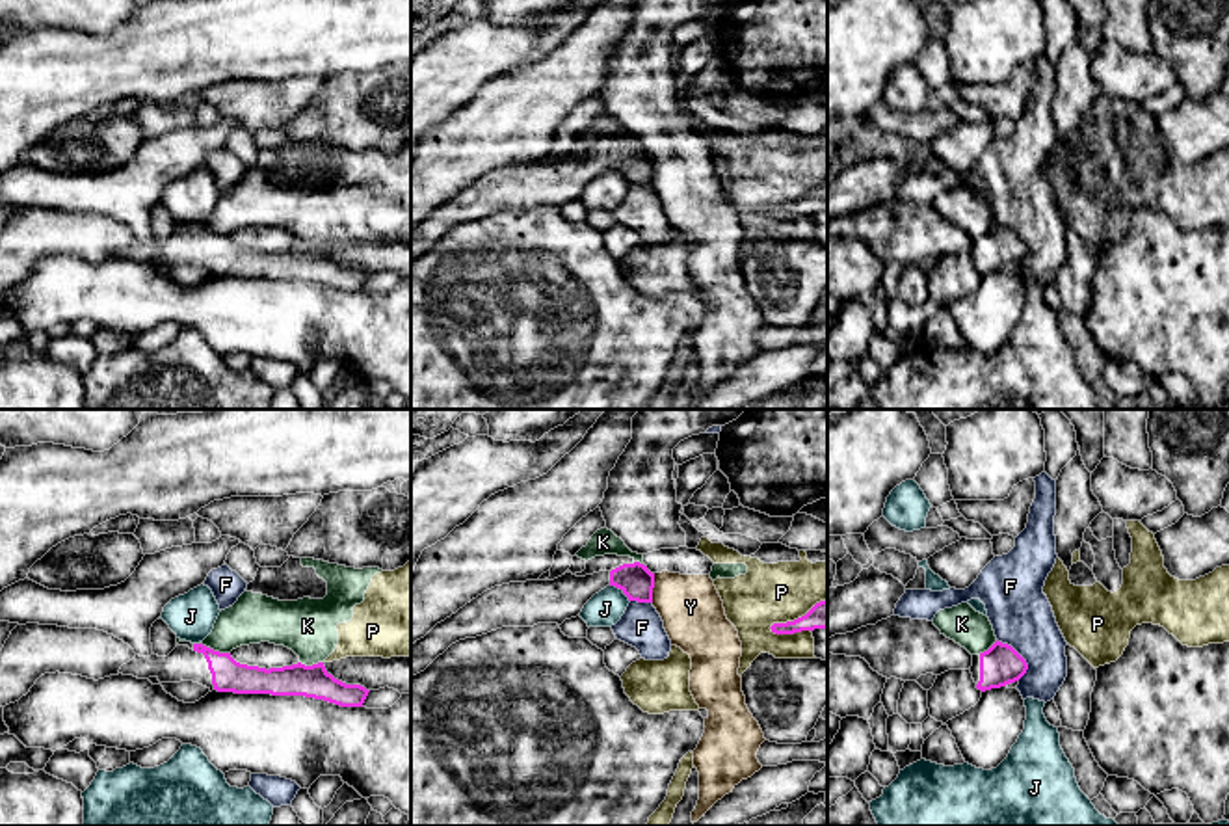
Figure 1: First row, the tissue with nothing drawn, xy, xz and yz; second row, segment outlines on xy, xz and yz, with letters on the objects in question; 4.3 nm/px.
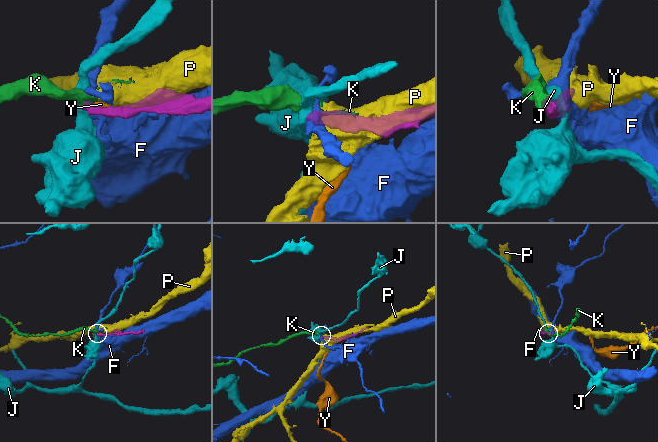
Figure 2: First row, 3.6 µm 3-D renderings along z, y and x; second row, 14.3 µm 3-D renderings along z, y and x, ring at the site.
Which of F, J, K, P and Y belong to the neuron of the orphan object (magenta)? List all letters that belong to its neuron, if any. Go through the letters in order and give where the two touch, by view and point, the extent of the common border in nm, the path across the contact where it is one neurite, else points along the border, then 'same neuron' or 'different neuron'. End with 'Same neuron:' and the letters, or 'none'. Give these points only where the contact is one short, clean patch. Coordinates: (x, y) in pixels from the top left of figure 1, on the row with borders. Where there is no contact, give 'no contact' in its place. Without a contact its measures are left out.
F: meets magenta in yz at (1021, 657); contact 200 nm long; different neuron
J: meets magenta in xz at (623, 592); contact 120 nm long; border along xz (610, 585), (629, 601); different neuron
K: meets magenta in xy at (212, 650); contact 140 nm long; different neuron
P: meets magenta in xz at (798, 618); contact 280 nm long; different neuron
Y: meets magenta in xz at (651, 588); contact 130 nm long; border along xz (655, 573), (651, 601); different neuron
Same neuron: none

